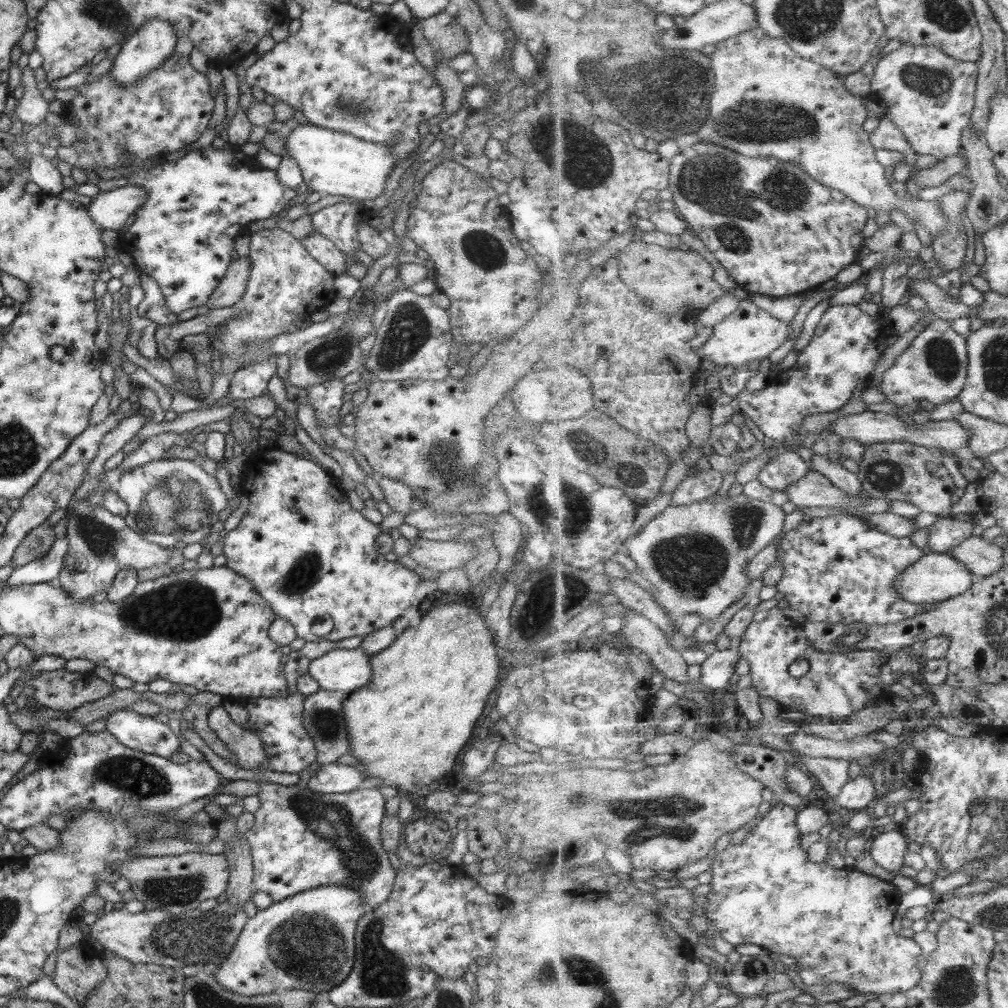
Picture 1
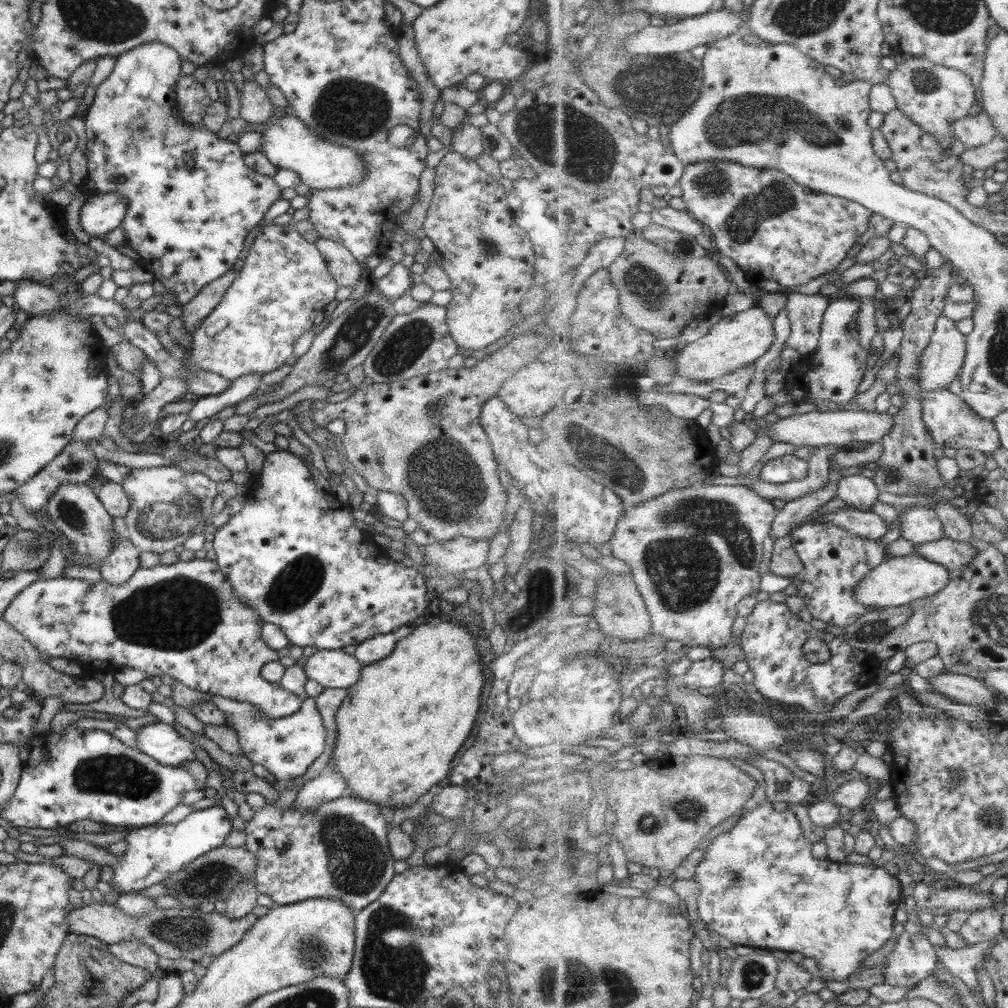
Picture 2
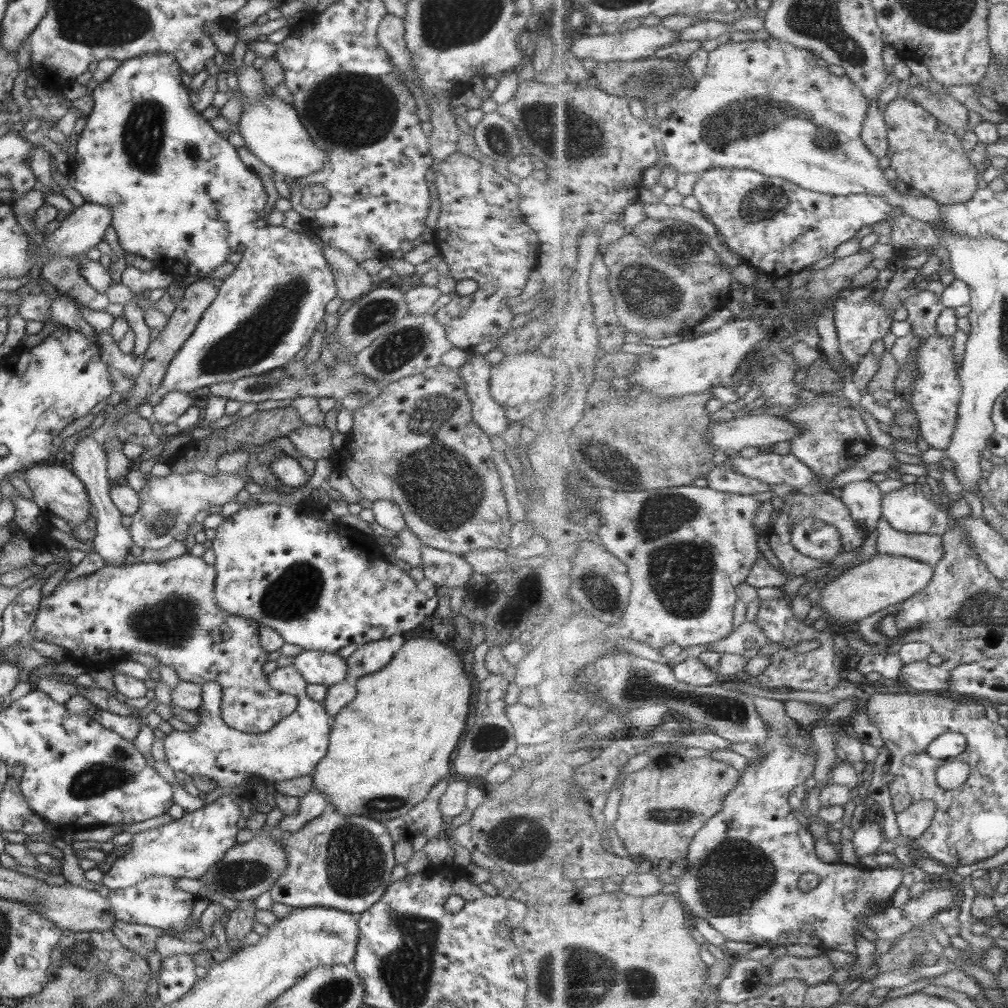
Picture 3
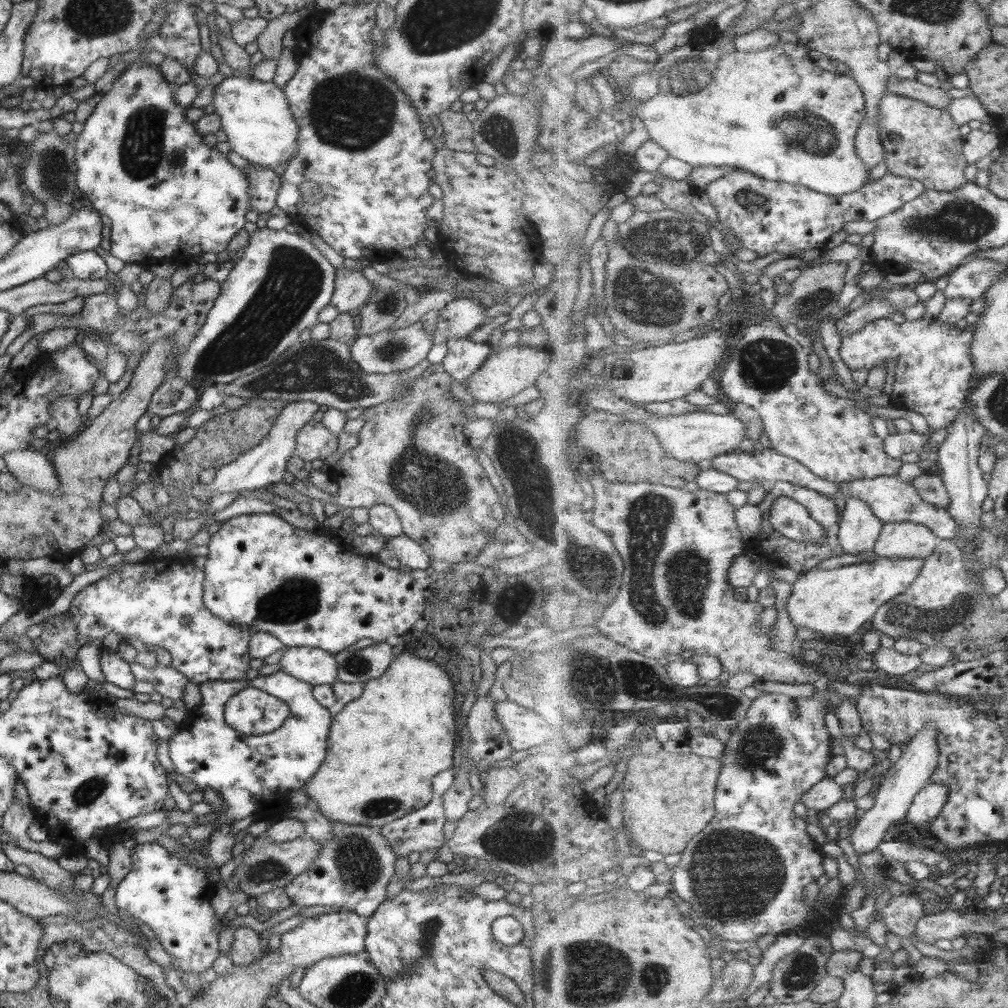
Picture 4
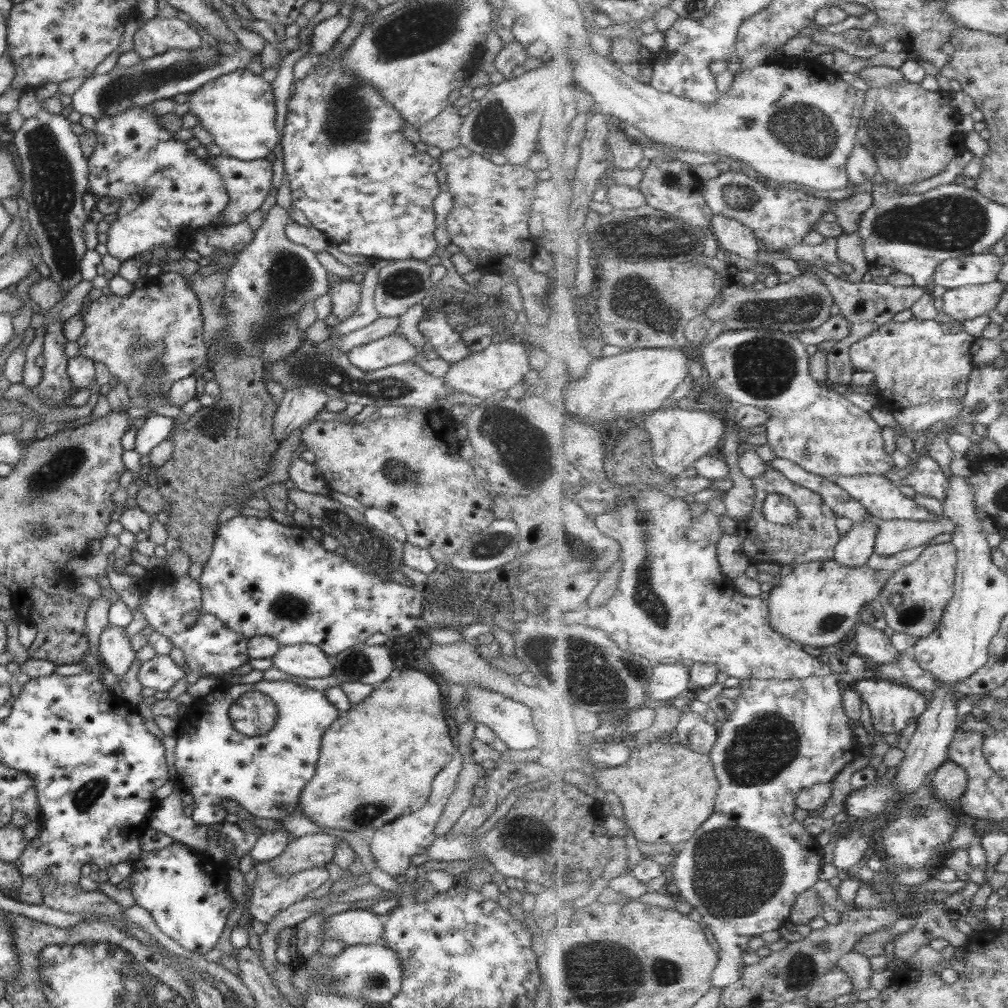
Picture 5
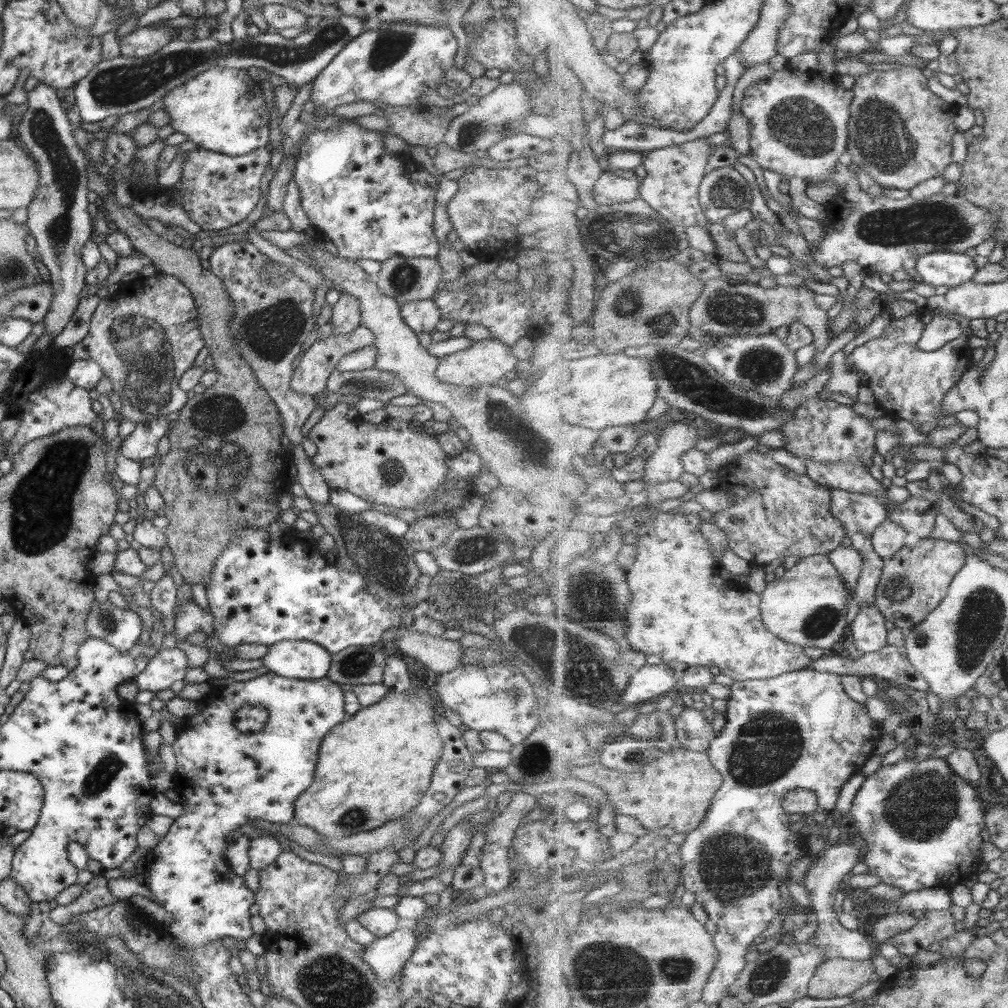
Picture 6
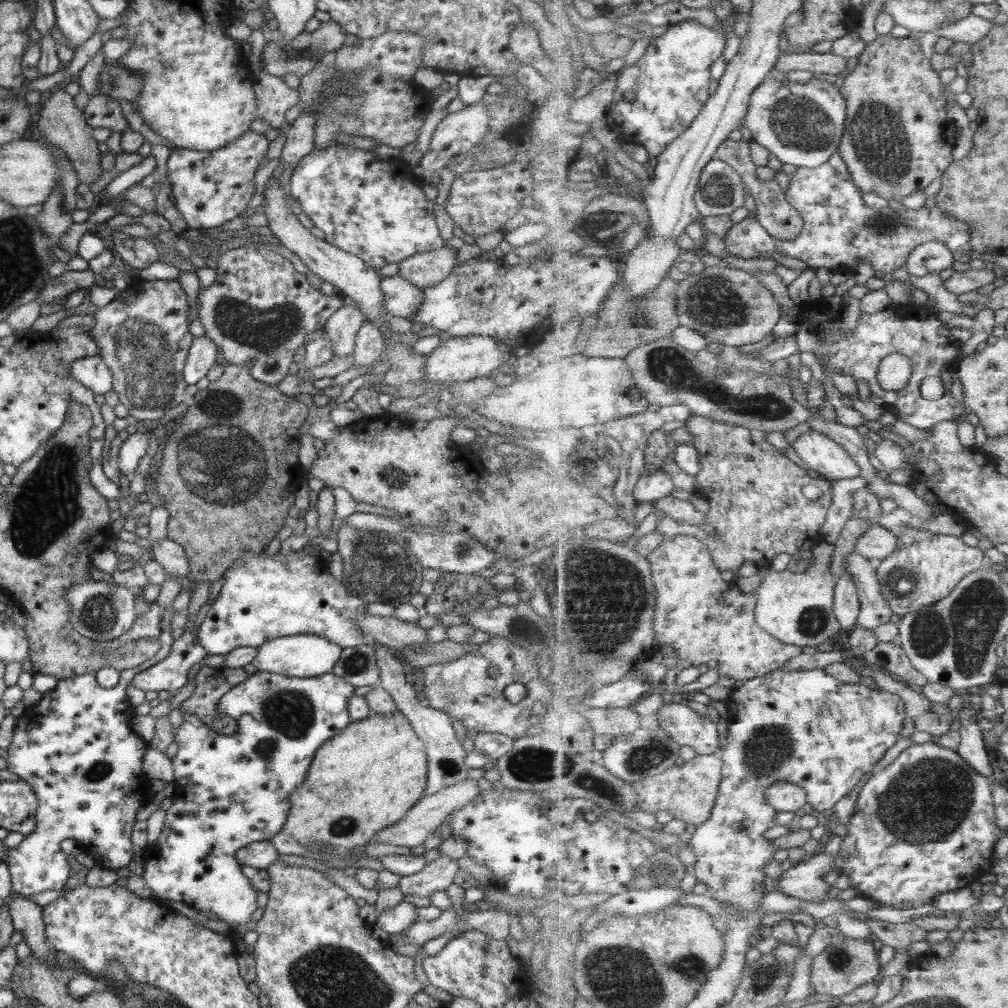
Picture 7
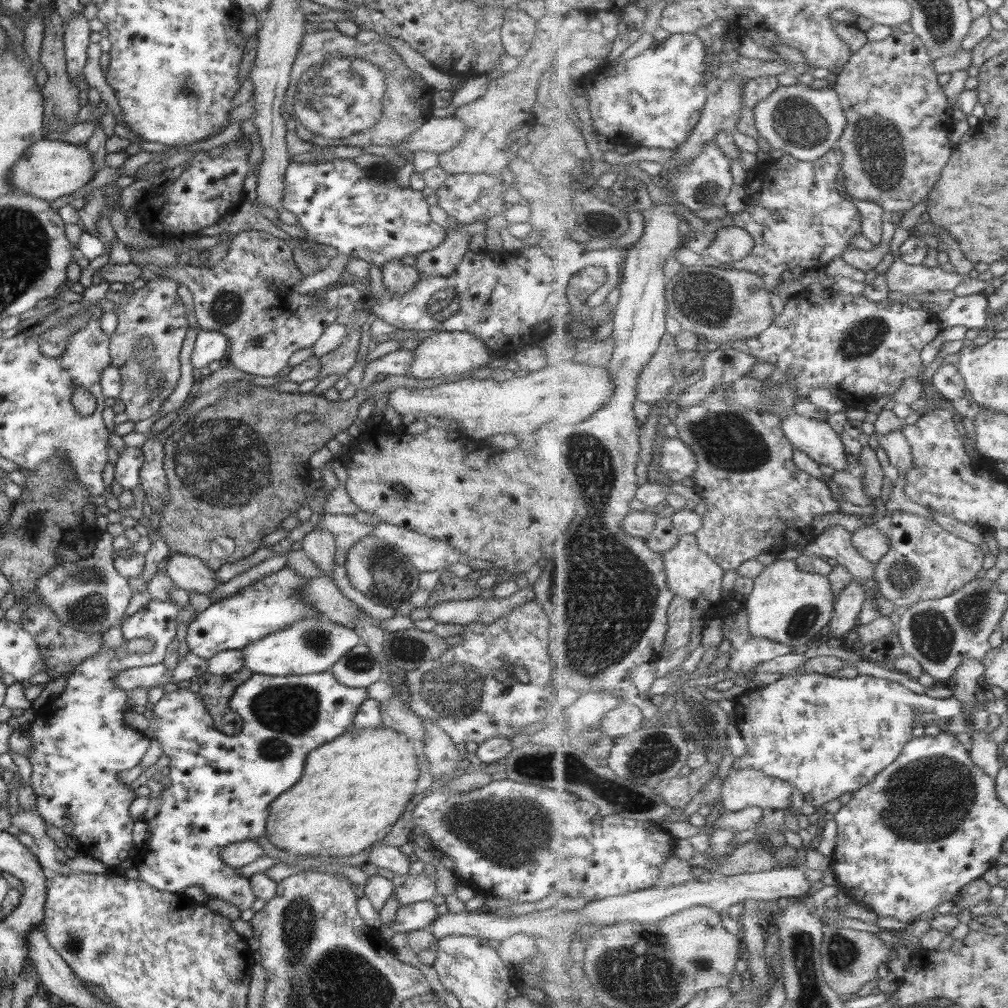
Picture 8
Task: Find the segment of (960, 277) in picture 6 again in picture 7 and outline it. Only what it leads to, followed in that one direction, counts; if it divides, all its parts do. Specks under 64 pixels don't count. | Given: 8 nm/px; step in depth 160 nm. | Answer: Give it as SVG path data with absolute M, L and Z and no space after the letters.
M924 242L912 252L906 264L907 272L915 277L941 274L953 268L954 252L942 242Z

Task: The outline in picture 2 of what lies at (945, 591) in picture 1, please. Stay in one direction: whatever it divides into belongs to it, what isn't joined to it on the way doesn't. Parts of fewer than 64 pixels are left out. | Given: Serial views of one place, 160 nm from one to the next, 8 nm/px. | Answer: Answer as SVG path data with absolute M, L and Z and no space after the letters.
M919 554L888 557L883 564L874 568L860 586L856 588L857 602L871 608L871 611L906 606L932 594L941 592L952 580L952 571L941 563L932 561Z

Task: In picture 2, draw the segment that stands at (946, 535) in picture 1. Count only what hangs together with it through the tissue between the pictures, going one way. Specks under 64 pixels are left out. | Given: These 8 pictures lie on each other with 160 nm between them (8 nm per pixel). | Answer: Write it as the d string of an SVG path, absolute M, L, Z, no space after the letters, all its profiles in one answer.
M924 507L905 508L899 515L901 520L901 536L911 540L913 544L935 542L946 537L944 524L935 509Z

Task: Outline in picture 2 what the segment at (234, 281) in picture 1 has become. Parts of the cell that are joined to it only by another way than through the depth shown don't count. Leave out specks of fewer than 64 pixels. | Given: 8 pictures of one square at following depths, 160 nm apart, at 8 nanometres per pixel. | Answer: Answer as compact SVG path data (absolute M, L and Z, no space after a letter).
M231 270L205 285L185 306L179 318L183 321L184 329L192 332L197 328L204 318L217 306L225 291L235 281L236 271Z

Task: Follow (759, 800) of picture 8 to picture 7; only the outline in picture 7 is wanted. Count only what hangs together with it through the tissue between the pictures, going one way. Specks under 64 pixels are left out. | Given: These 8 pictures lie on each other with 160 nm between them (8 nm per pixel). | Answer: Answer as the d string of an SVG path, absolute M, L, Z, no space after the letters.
M776 782L768 788L768 803L779 812L797 812L808 802L808 792L792 782Z

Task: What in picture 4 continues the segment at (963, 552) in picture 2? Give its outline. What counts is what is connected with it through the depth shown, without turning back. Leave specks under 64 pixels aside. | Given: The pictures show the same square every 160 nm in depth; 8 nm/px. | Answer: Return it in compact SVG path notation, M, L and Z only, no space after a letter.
M915 522L884 523L874 552L887 558L929 558L942 539L928 526Z

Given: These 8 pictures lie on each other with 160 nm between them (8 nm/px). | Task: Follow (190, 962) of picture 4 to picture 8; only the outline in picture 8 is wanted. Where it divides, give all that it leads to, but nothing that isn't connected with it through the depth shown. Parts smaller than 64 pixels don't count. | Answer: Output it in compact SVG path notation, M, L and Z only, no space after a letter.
M330 671L321 674L288 675L287 677L269 677L261 674L252 674L246 682L237 686L233 694L229 697L228 707L235 714L238 714L242 720L241 732L229 737L227 734L215 730L211 717L207 714L197 693L189 692L181 686L175 692L165 693L161 696L157 702L154 702L152 709L153 717L150 718L150 728L145 732L145 735L158 742L163 752L162 754L169 757L170 761L167 767L167 775L171 779L171 786L163 788L161 791L158 807L159 811L153 819L147 821L149 838L147 842L144 842L137 848L134 865L138 872L138 880L145 882L145 884L155 890L179 895L183 895L185 889L189 886L198 886L208 899L217 898L217 900L225 900L225 902L229 902L231 906L235 906L239 911L251 908L251 903L256 899L256 896L251 891L248 878L239 874L237 869L227 866L221 860L220 850L231 843L241 842L247 839L253 840L253 838L257 838L257 836L264 836L264 832L266 831L265 821L269 814L268 808L270 808L271 802L273 802L281 792L285 792L301 778L301 770L303 770L303 764L305 764L305 756L307 756L313 748L318 748L323 744L327 744L327 742L333 741L333 739L341 736L345 731L352 728L354 711L357 710L357 707L366 698L367 690L342 686L340 683L337 683L337 680L333 678Z

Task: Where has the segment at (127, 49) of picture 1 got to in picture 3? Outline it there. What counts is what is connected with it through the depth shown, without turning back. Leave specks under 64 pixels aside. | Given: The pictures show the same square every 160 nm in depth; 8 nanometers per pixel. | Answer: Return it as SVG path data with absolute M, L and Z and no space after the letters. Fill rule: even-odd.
M162 52L140 54L121 61L109 79L99 83L91 92L93 106L90 113L85 116L85 127L75 142L75 155L70 158L66 177L67 184L85 200L85 203L99 204L99 206L109 208L112 216L110 225L117 235L121 250L126 252L123 254L133 254L146 261L149 260L156 270L167 272L169 275L177 274L177 278L182 280L193 278L193 276L201 280L211 270L221 266L230 254L236 252L237 246L239 246L237 234L243 224L249 224L253 220L260 222L259 213L265 208L267 194L264 193L260 178L240 162L237 152L230 142L215 132L208 121L204 120L200 113L190 105L187 88L184 88L181 83L179 70L178 60L172 54ZM110 83L115 84L115 87L111 88Z

